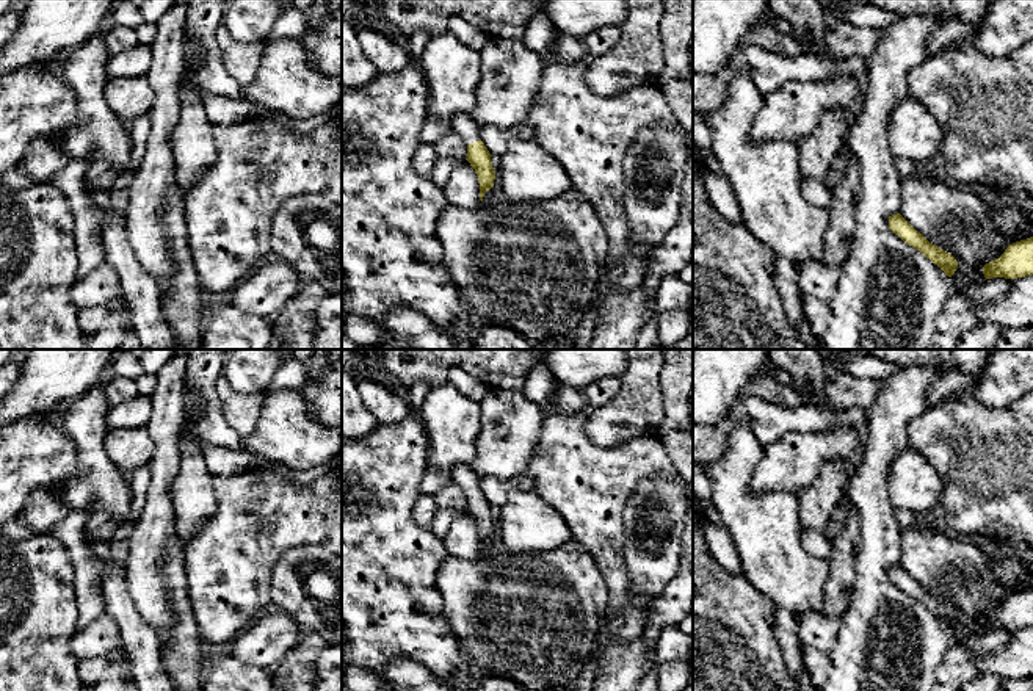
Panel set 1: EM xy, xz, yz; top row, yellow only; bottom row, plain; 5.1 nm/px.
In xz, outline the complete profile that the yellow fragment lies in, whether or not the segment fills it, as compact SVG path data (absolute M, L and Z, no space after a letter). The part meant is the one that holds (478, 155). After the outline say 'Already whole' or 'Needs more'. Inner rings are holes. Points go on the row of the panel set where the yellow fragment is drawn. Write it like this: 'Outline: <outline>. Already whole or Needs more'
Outline: M458 113L451 119L451 128L467 144L466 160L478 175L480 201L483 201L484 193L494 186L495 172L491 161L492 155L480 136L480 124L473 118Z. Needs more

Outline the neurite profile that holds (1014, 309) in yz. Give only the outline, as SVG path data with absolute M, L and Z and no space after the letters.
M1033 274L1006 279L1008 291L975 307L978 323L994 323L1003 329L1033 326Z

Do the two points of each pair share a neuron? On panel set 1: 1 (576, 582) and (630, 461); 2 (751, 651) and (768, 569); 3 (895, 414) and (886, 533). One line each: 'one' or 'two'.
1: two
2: two
3: one

